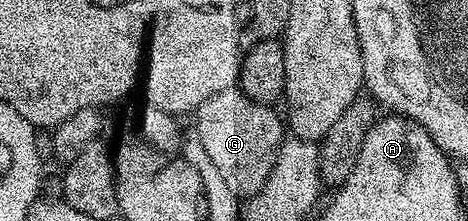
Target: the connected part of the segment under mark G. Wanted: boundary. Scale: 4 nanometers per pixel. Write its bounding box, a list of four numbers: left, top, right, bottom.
[193,86,285,197]

